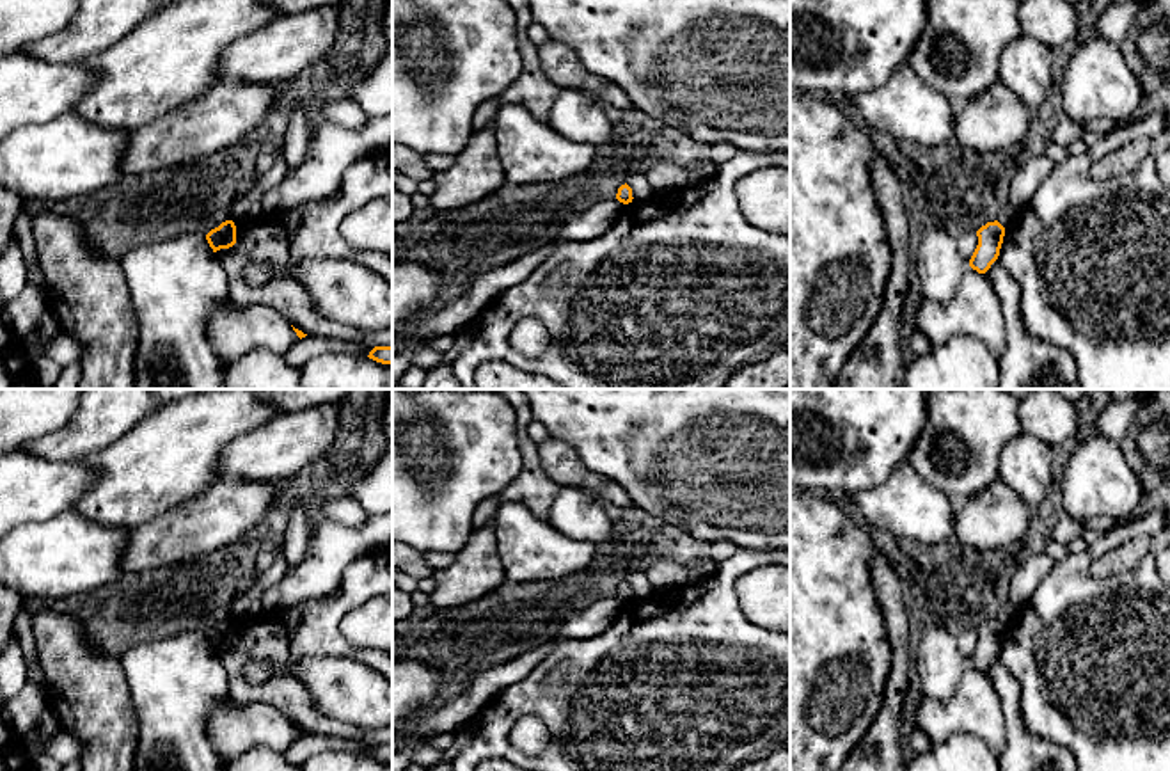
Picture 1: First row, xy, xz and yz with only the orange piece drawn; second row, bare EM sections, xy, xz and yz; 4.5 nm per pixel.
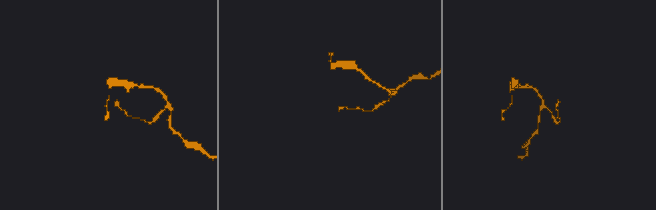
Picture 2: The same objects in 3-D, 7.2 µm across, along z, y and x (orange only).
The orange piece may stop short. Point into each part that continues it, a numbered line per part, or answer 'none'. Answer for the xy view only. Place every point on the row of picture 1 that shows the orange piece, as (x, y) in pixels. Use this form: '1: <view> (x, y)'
none

